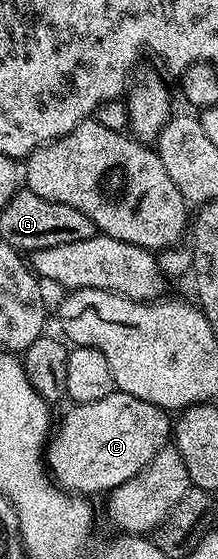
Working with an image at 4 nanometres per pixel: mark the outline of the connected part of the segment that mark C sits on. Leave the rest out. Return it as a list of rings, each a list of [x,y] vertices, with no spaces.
[[[115,389],[113,394],[104,396],[104,400],[92,400],[91,402],[79,402],[69,407],[71,410],[62,418],[62,423],[57,423],[56,429],[53,431],[52,437],[48,443],[48,453],[45,455],[44,461],[48,467],[49,473],[52,475],[53,481],[61,486],[67,492],[73,492],[79,496],[91,496],[90,494],[102,494],[114,490],[120,484],[124,484],[128,480],[132,480],[132,476],[136,476],[147,466],[152,460],[152,456],[156,456],[156,452],[160,452],[162,446],[167,445],[168,439],[172,434],[172,418],[165,410],[161,410],[156,404],[148,404],[148,400],[140,400],[136,396],[128,396],[123,390]]]

